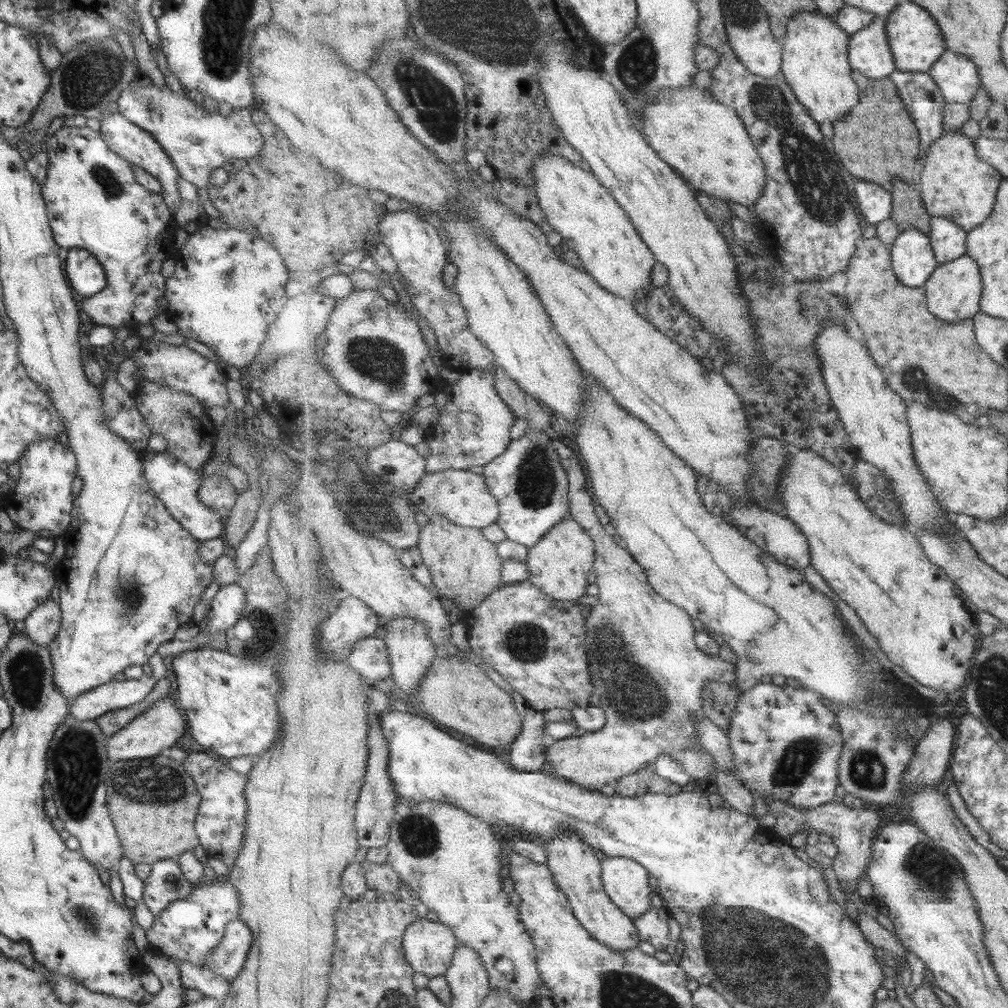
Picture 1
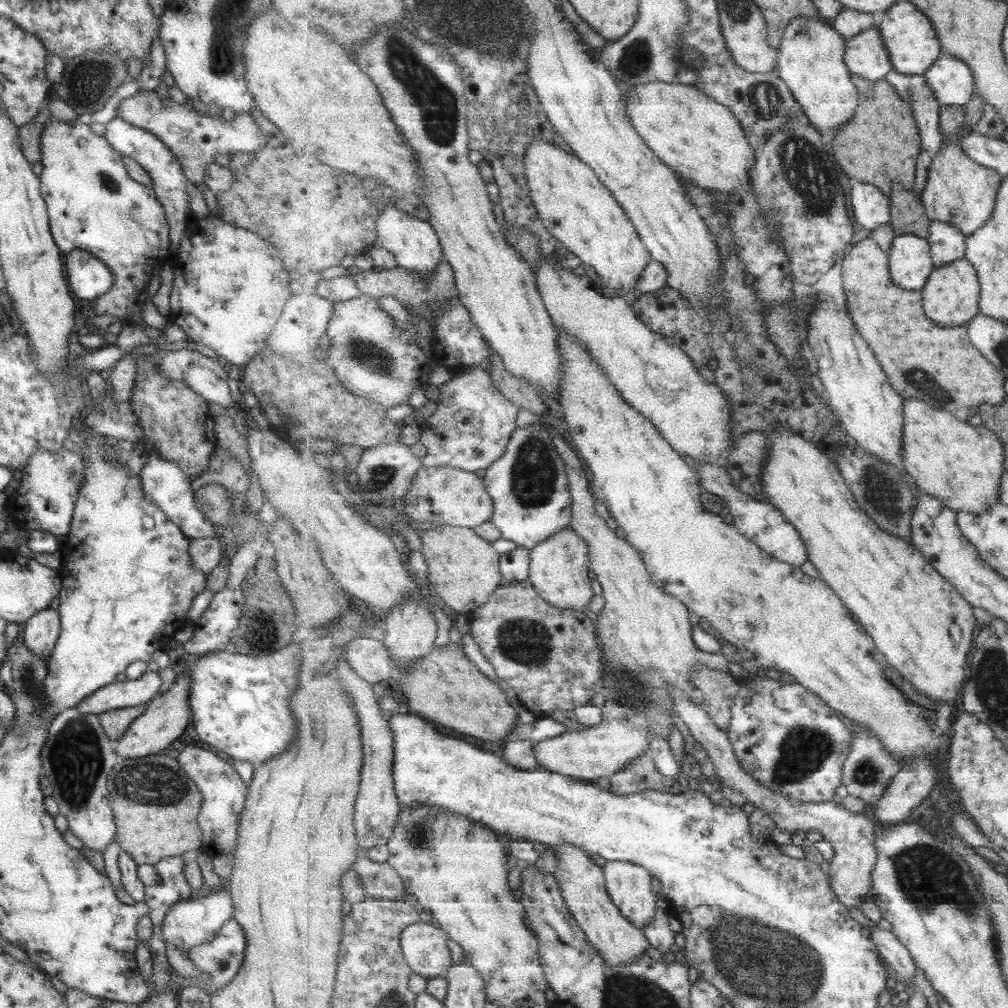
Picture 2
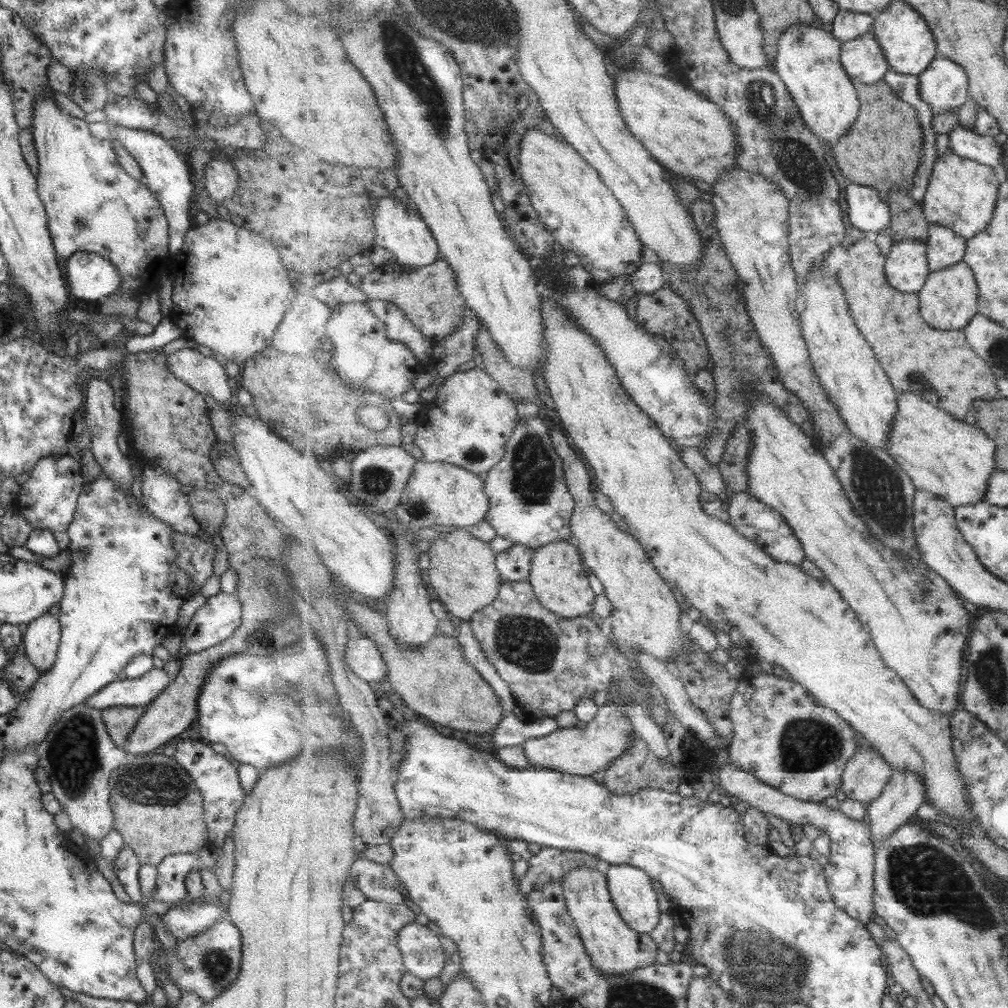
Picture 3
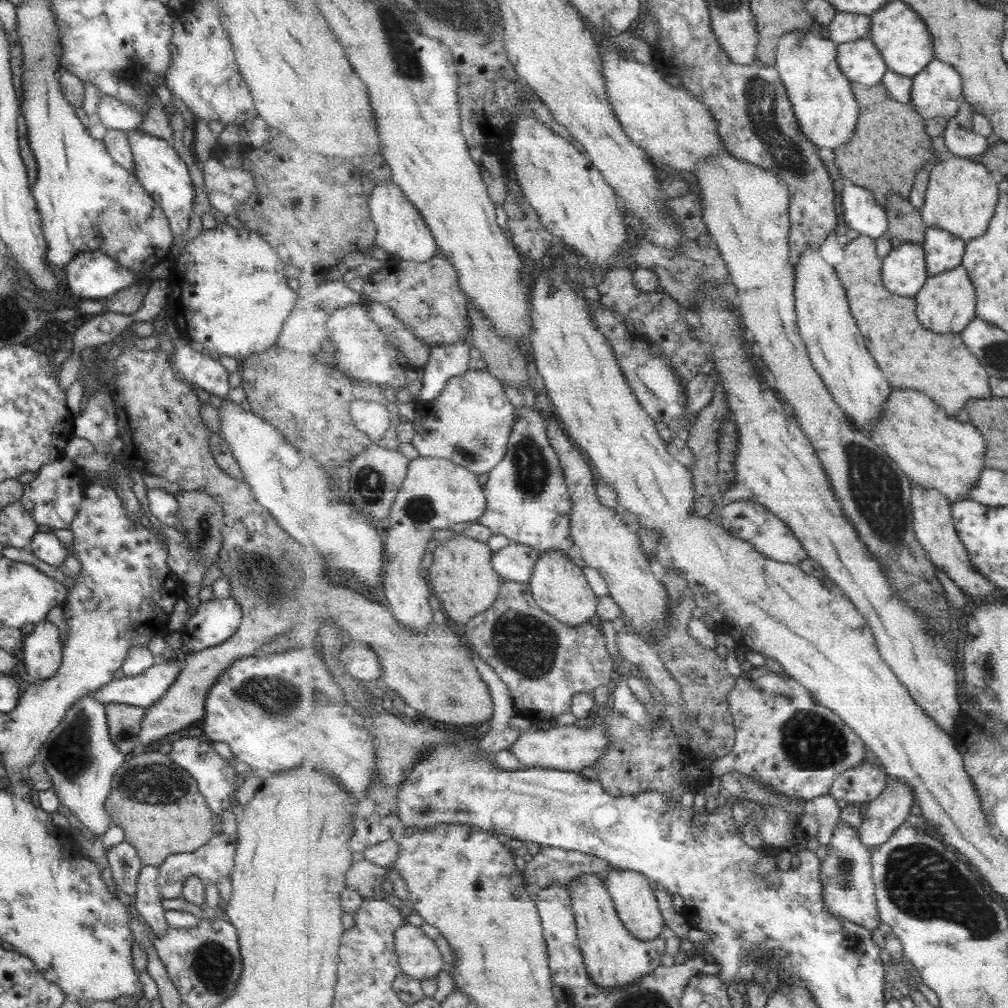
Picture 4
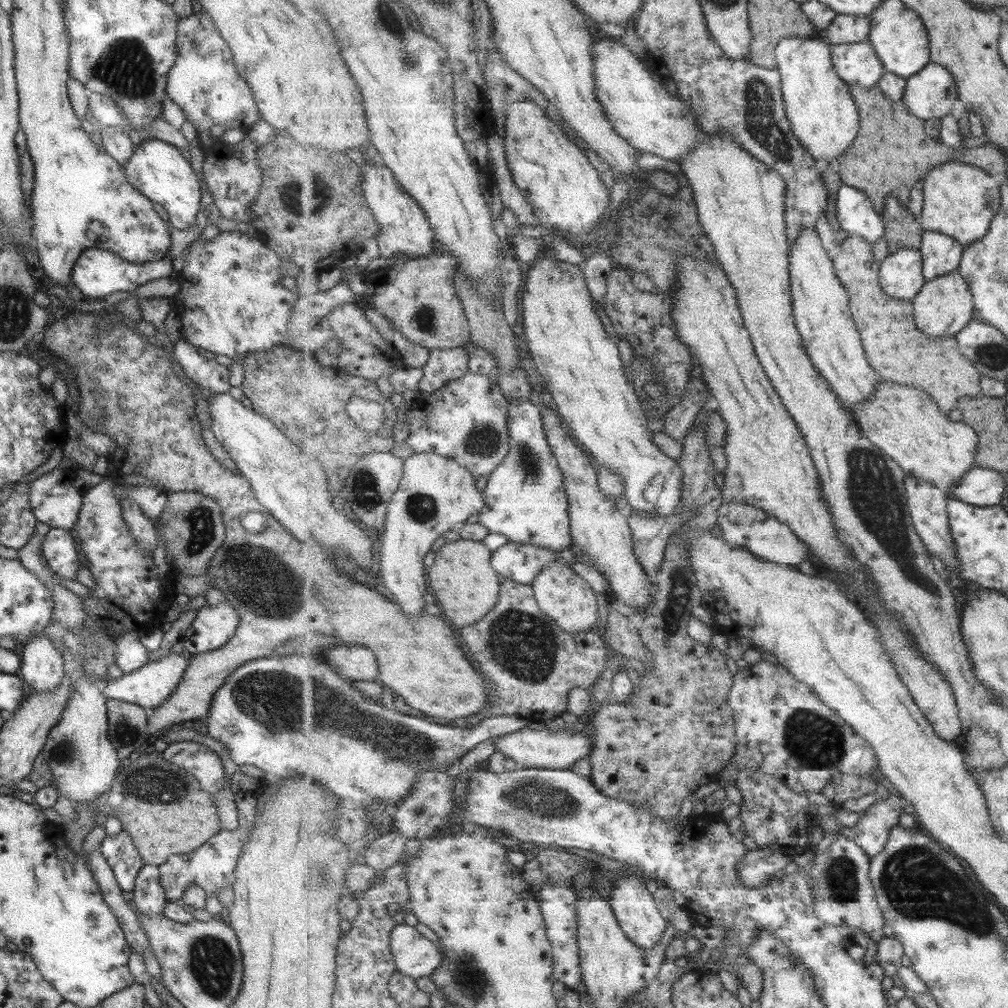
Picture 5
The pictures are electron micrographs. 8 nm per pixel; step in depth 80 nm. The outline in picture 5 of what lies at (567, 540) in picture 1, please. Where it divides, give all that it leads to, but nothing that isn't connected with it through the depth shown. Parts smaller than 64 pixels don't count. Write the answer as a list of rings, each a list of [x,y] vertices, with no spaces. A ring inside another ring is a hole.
[[[562,560],[546,564],[532,585],[540,609],[555,620],[565,632],[578,634],[582,630],[592,630],[597,626],[599,608],[597,608],[596,592],[585,582],[585,578],[575,574]]]

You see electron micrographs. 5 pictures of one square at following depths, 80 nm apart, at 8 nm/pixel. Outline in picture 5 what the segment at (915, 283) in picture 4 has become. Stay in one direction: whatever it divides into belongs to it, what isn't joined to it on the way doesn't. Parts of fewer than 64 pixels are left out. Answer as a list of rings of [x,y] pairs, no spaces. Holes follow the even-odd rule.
[[[902,248],[881,263],[881,288],[895,299],[913,301],[926,282],[924,256],[920,250]]]

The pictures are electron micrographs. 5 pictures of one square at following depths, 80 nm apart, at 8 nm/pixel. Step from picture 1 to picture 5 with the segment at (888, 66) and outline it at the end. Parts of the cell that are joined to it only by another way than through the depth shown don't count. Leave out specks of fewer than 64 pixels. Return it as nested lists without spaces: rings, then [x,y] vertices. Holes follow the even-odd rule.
[[[870,41],[833,45],[832,61],[845,82],[859,83],[867,88],[877,86],[886,72]]]

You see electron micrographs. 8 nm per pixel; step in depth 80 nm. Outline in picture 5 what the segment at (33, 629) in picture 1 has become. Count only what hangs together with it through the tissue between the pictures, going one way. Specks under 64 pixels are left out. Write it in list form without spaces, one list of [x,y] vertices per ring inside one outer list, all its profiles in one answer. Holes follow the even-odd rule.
[[[42,632],[32,634],[21,652],[20,671],[27,691],[44,694],[63,679],[63,659]]]

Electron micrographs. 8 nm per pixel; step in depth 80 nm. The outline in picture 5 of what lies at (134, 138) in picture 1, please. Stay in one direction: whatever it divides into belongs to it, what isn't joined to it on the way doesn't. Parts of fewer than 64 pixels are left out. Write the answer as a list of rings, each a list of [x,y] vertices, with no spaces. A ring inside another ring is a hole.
[[[144,137],[132,155],[122,165],[127,184],[138,190],[150,202],[157,202],[166,210],[168,221],[177,230],[187,230],[195,226],[195,216],[199,212],[198,177],[182,155],[181,151],[164,141]]]

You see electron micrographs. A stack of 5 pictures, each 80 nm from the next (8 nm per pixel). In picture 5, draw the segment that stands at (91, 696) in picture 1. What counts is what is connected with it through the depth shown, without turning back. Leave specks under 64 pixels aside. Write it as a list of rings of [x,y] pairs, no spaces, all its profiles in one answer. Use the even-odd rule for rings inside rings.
[[[170,652],[156,661],[145,663],[141,668],[136,668],[130,673],[123,673],[118,678],[110,678],[101,687],[102,695],[107,699],[122,700],[136,704],[147,711],[155,709],[172,695],[172,692],[181,682],[187,665],[187,655]]]

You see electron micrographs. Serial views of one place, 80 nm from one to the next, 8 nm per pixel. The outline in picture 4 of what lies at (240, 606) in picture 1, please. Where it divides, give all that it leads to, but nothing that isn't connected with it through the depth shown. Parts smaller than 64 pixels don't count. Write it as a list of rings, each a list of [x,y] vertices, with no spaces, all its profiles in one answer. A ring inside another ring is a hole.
[[[231,597],[201,601],[180,631],[180,644],[189,653],[220,645],[237,630],[241,615]]]

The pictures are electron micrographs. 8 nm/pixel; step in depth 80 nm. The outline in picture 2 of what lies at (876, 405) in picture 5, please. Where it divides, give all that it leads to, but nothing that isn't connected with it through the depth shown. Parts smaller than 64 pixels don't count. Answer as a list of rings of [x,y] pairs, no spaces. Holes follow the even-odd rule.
[[[904,400],[905,446],[904,470],[912,476],[920,492],[937,497],[955,512],[965,511],[981,514],[1000,502],[1000,484],[1006,470],[1004,442],[984,424],[971,426],[952,412],[931,408],[923,400]]]

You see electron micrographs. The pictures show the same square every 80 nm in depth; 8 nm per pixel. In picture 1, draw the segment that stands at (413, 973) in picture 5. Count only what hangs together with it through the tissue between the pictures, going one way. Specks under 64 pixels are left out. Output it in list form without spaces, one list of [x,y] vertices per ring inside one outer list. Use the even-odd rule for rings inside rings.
[[[425,918],[413,922],[404,934],[404,949],[416,972],[430,977],[444,975],[452,966],[459,942],[453,930]]]

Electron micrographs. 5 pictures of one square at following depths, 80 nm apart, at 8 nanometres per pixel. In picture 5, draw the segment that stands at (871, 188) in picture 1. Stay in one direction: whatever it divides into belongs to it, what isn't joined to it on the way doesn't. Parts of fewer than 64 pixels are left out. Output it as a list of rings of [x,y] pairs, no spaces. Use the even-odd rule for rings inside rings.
[[[843,186],[836,198],[836,218],[850,235],[862,236],[874,244],[885,234],[885,223],[873,201],[857,188]]]

